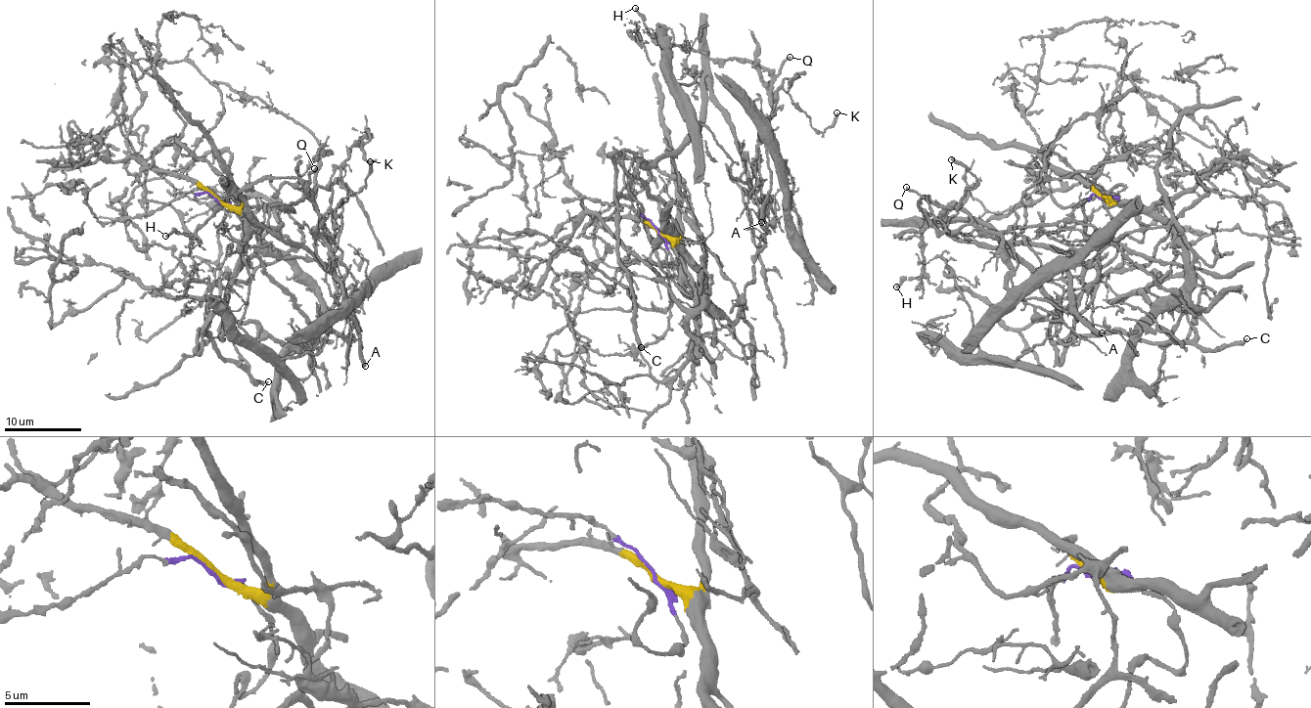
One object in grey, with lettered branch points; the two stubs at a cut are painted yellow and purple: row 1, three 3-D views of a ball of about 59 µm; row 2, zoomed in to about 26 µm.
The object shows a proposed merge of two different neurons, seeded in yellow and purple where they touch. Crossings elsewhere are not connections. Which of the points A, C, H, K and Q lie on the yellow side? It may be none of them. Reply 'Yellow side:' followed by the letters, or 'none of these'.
Yellow side: none of these

